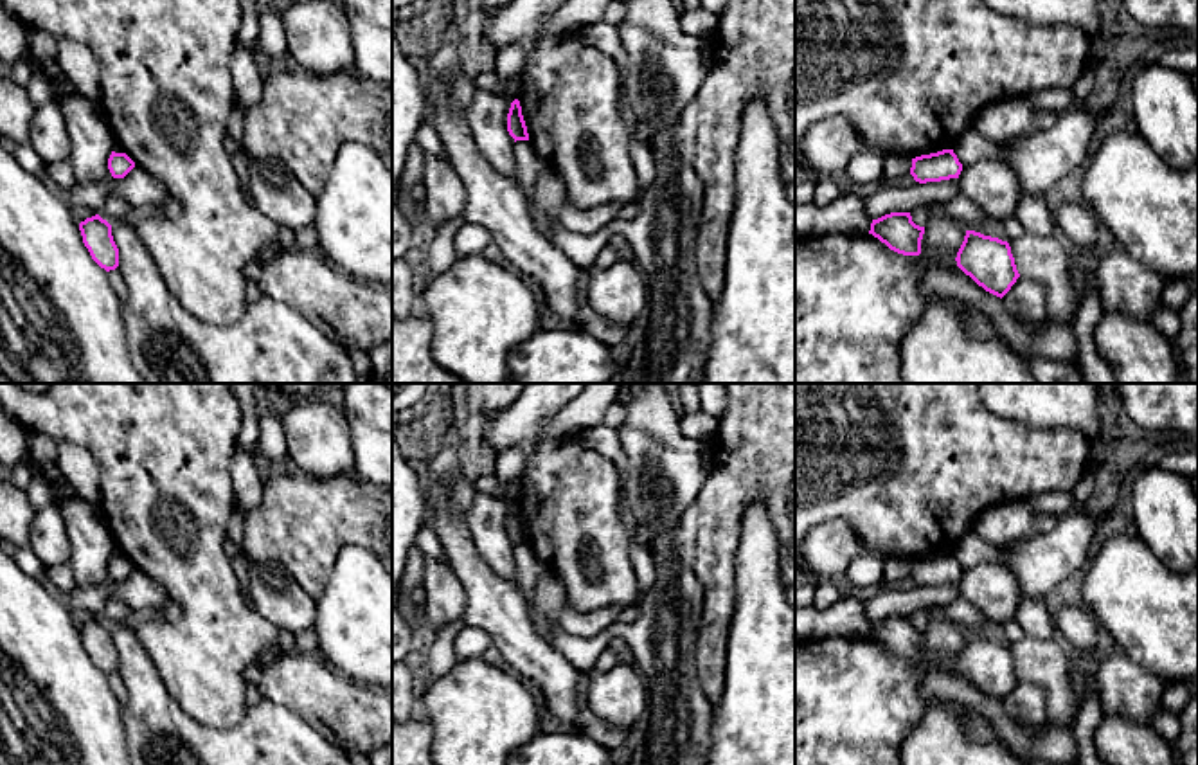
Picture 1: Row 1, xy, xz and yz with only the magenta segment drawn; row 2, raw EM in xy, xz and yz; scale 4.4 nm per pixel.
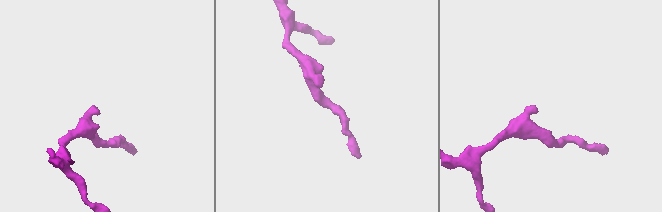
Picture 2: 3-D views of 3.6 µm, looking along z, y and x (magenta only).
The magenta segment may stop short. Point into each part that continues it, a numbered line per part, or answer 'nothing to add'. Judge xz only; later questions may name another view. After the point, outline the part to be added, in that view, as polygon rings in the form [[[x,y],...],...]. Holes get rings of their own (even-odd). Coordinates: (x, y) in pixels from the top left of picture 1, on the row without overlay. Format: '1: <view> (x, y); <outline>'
nothing to add

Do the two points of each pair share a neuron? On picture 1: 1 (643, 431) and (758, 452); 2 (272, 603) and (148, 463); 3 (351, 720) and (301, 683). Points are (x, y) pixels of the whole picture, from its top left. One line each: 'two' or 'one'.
1: two
2: two
3: one

